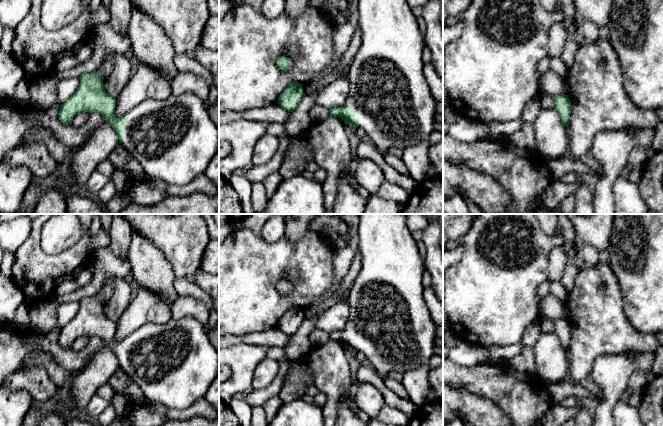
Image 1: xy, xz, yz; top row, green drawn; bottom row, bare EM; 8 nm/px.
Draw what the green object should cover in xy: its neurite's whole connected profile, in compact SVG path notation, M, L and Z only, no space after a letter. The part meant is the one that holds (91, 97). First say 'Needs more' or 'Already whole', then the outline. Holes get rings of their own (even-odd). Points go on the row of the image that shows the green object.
Needs more. M96 71L79 77L80 84L74 94L59 107L59 120L71 124L73 118L81 112L99 113L114 128L119 144L142 166L145 175L160 179L167 184L186 185L197 176L204 174L211 159L219 150L219 127L210 118L204 101L192 93L180 96L171 95L165 100L146 99L122 117L114 115L116 100L104 89L103 79Z

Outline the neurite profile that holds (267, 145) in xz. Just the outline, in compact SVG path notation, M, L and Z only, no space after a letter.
M271 134L262 135L254 146L252 165L261 165L268 162L279 149L279 139Z

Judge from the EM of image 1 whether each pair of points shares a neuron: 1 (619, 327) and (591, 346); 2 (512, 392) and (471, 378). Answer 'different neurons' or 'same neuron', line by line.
1: same neuron
2: same neuron

